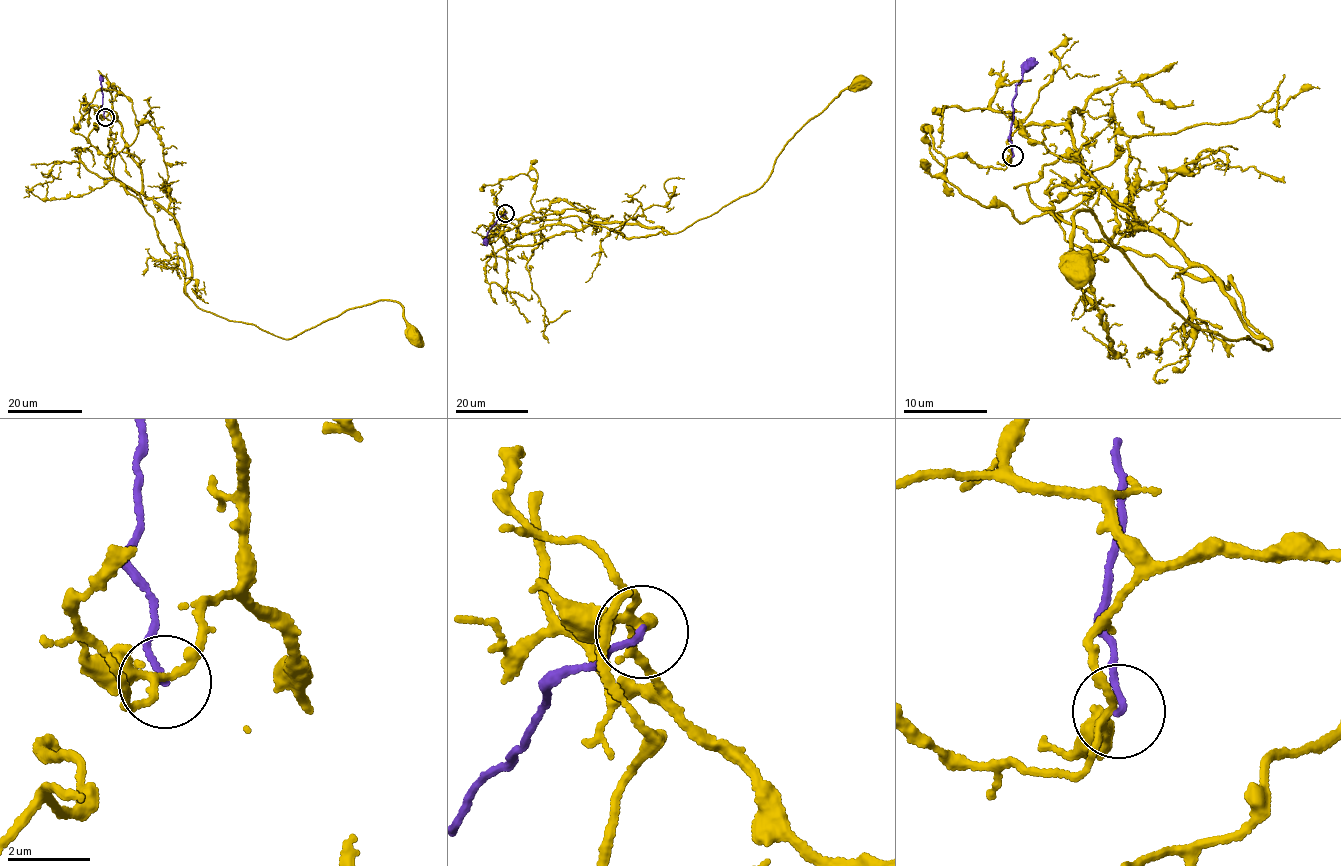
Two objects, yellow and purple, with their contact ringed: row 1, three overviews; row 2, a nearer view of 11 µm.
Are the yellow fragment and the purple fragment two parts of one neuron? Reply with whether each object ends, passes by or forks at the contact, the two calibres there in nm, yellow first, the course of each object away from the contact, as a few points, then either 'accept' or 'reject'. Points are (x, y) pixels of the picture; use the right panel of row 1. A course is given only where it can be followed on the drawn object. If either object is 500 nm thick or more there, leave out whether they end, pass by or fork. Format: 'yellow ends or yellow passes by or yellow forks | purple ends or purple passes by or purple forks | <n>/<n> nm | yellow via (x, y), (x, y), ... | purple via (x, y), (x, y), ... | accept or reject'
yellow forks | purple ends | 180/150 nm | yellow via (1011, 156), (1024, 125), (1068, 128), (1081, 174), (1273, 346), (1184, 322), (1089, 211), (1078, 266) | purple via (1013, 156), (1010, 138), (1013, 98), (1023, 68), (1035, 58) | reject

